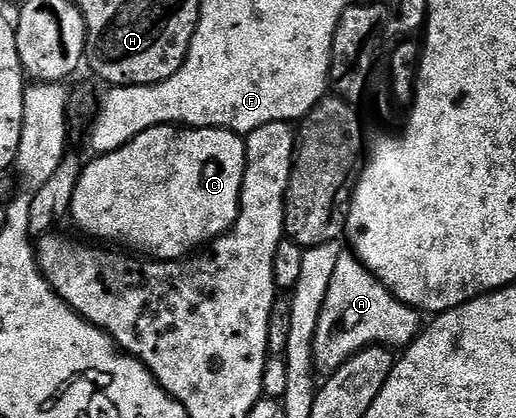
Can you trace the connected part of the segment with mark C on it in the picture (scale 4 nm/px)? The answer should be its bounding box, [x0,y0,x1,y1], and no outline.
[69,125,246,261]

